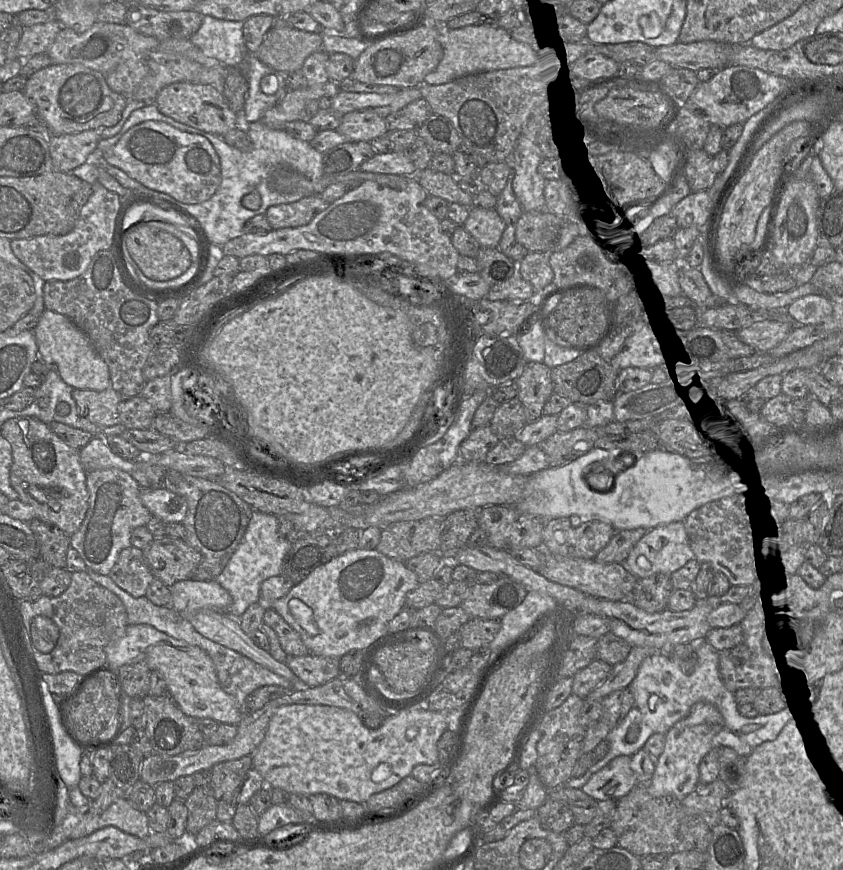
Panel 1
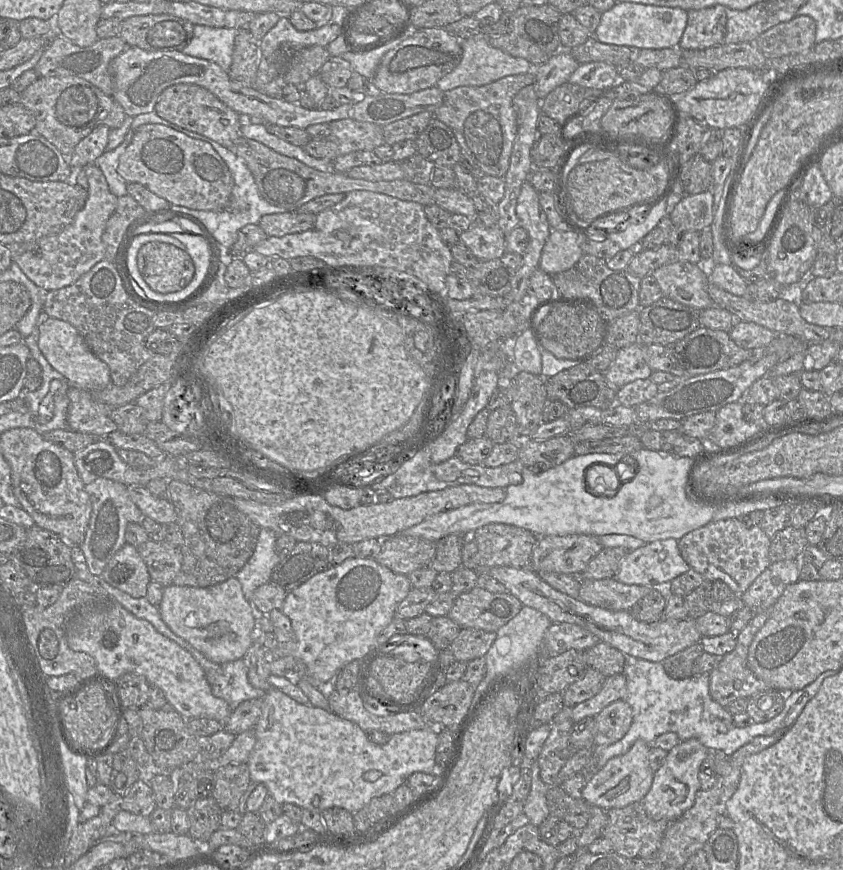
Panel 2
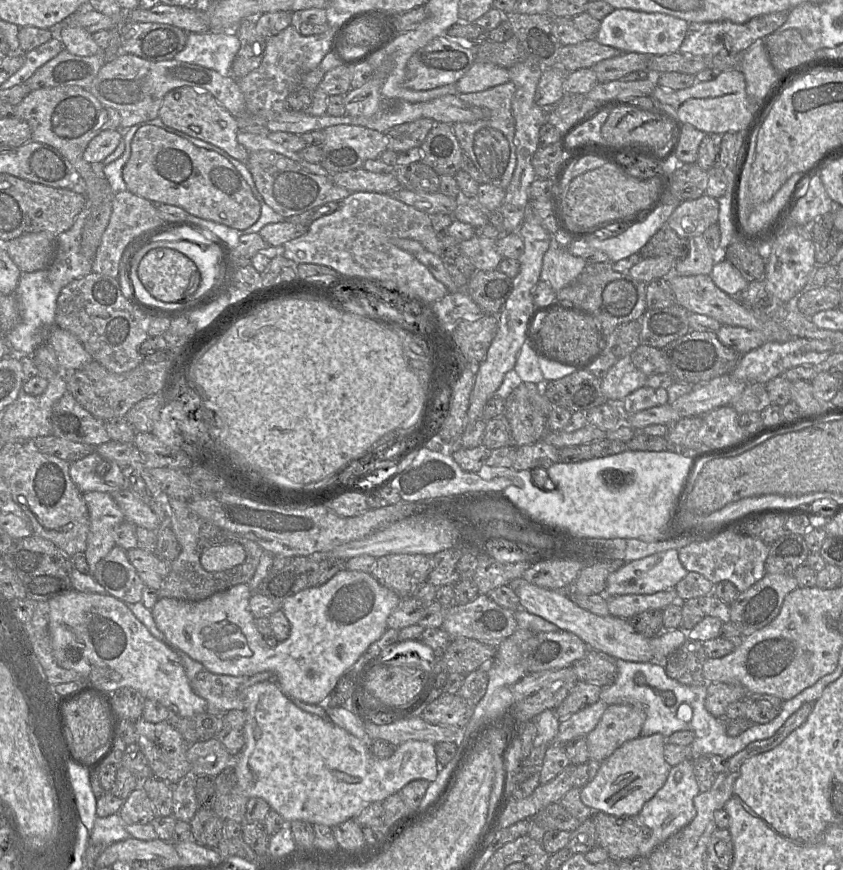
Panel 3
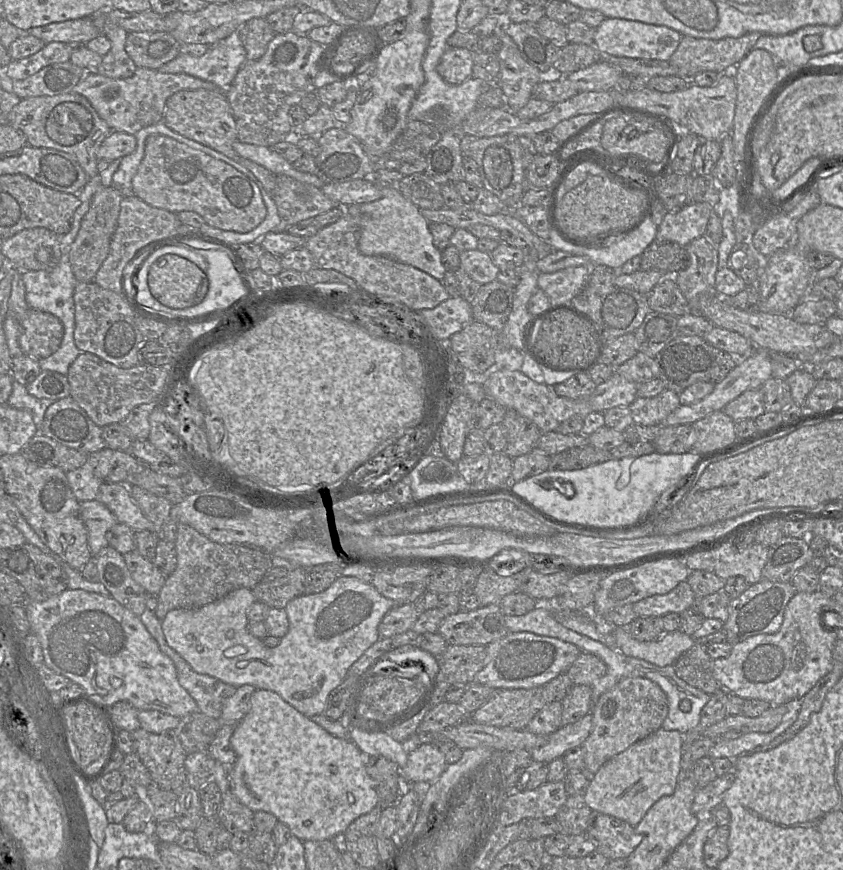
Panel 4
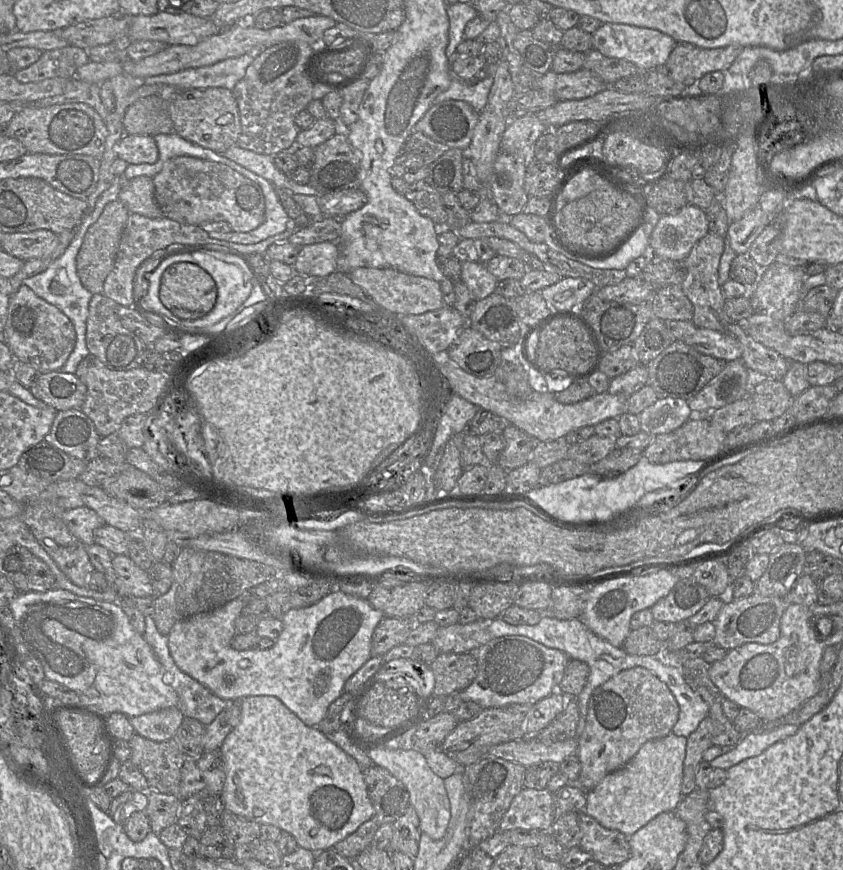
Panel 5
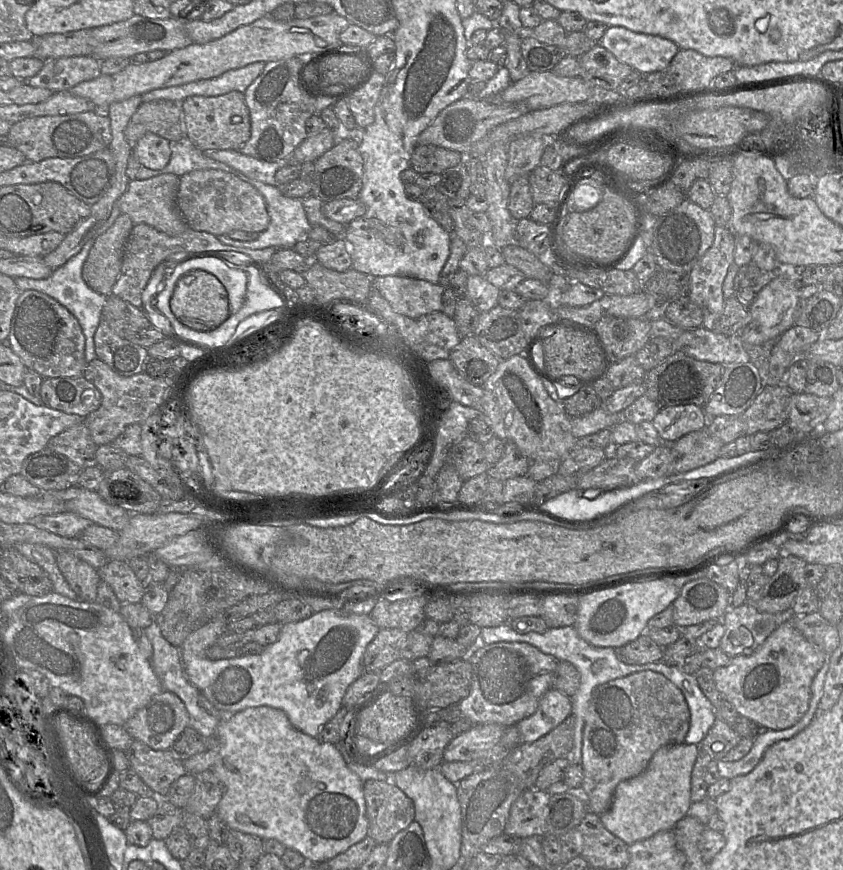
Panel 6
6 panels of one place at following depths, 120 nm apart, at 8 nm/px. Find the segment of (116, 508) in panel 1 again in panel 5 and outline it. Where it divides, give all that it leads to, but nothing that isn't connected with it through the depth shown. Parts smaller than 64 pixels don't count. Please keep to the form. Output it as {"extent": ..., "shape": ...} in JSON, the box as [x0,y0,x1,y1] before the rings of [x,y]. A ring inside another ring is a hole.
{"extent":[62,505,106,545],"shape":[[[85,505],[64,511],[62,519],[69,531],[84,545],[94,544],[95,529],[106,525],[93,509]]]}

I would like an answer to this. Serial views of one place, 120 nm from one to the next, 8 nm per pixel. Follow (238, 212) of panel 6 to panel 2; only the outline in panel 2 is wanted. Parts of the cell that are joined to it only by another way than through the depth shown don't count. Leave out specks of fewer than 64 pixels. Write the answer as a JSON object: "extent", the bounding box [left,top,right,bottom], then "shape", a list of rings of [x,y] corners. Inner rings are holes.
{"extent":[117,124,234,211],"shape":[[[161,124],[138,127],[117,167],[127,182],[144,185],[171,205],[222,211],[229,207],[234,179],[225,161],[208,143]]]}

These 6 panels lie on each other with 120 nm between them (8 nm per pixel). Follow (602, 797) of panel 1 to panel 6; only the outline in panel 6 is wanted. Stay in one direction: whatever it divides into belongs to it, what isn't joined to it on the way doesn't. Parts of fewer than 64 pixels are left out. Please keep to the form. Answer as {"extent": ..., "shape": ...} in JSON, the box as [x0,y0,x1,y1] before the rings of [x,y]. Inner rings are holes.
{"extent":[599,743,699,846],"shape":[[[682,743],[658,749],[647,768],[640,775],[624,780],[617,785],[611,807],[599,816],[601,823],[609,832],[622,839],[628,846],[649,838],[660,831],[673,830],[676,823],[687,816],[692,803],[690,777],[698,754],[699,745],[695,744]]]}

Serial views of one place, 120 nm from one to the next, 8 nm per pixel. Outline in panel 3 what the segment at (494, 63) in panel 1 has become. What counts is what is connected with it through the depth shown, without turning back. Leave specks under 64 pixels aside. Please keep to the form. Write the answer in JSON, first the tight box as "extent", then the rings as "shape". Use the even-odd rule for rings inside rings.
{"extent":[456,62,510,94],"shape":[[[474,62],[456,83],[457,94],[481,92],[510,81],[509,71],[492,63]]]}

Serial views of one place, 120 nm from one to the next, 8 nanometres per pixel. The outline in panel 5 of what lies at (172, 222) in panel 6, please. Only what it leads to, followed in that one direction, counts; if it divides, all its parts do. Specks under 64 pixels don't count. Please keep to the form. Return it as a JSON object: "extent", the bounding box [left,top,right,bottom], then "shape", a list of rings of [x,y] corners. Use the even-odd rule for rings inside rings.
{"extent":[118,176,163,218],"shape":[[[140,176],[123,180],[118,199],[129,213],[136,213],[148,218],[159,218],[163,213],[155,200],[155,189],[150,177]]]}

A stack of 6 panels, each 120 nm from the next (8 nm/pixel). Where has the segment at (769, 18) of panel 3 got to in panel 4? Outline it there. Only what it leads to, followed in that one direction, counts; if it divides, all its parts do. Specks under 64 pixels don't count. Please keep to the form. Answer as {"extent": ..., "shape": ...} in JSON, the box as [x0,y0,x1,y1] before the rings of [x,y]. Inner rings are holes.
{"extent":[669,32,761,80],"shape":[[[751,32],[719,40],[683,35],[669,62],[677,68],[678,76],[689,80],[703,71],[724,73],[737,66],[761,35]]]}

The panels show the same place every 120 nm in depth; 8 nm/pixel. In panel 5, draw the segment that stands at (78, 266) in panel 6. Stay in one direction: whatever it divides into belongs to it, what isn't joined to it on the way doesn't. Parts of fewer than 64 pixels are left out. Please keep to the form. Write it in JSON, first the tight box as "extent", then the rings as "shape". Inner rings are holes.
{"extent":[22,177,122,375],"shape":[[[122,177],[119,178],[119,180],[115,180],[114,178],[112,185],[98,200],[95,208],[91,212],[86,211],[75,230],[75,236],[73,240],[65,252],[59,258],[55,259],[44,272],[23,280],[22,284],[28,286],[41,299],[60,309],[74,325],[76,332],[75,347],[64,366],[58,372],[65,372],[75,375],[79,363],[88,354],[90,354],[86,344],[86,322],[89,315],[89,303],[93,294],[84,288],[77,275],[76,257],[88,228],[99,218],[103,208],[107,203],[118,200],[121,186]]]}

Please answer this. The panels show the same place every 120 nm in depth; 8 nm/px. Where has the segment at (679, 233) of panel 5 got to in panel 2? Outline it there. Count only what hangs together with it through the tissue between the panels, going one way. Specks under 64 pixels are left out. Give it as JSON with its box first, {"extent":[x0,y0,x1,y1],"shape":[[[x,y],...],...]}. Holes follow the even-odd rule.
{"extent":[669,190,713,232],"shape":[[[706,190],[699,194],[684,195],[669,215],[682,232],[701,232],[713,222],[713,194]]]}

